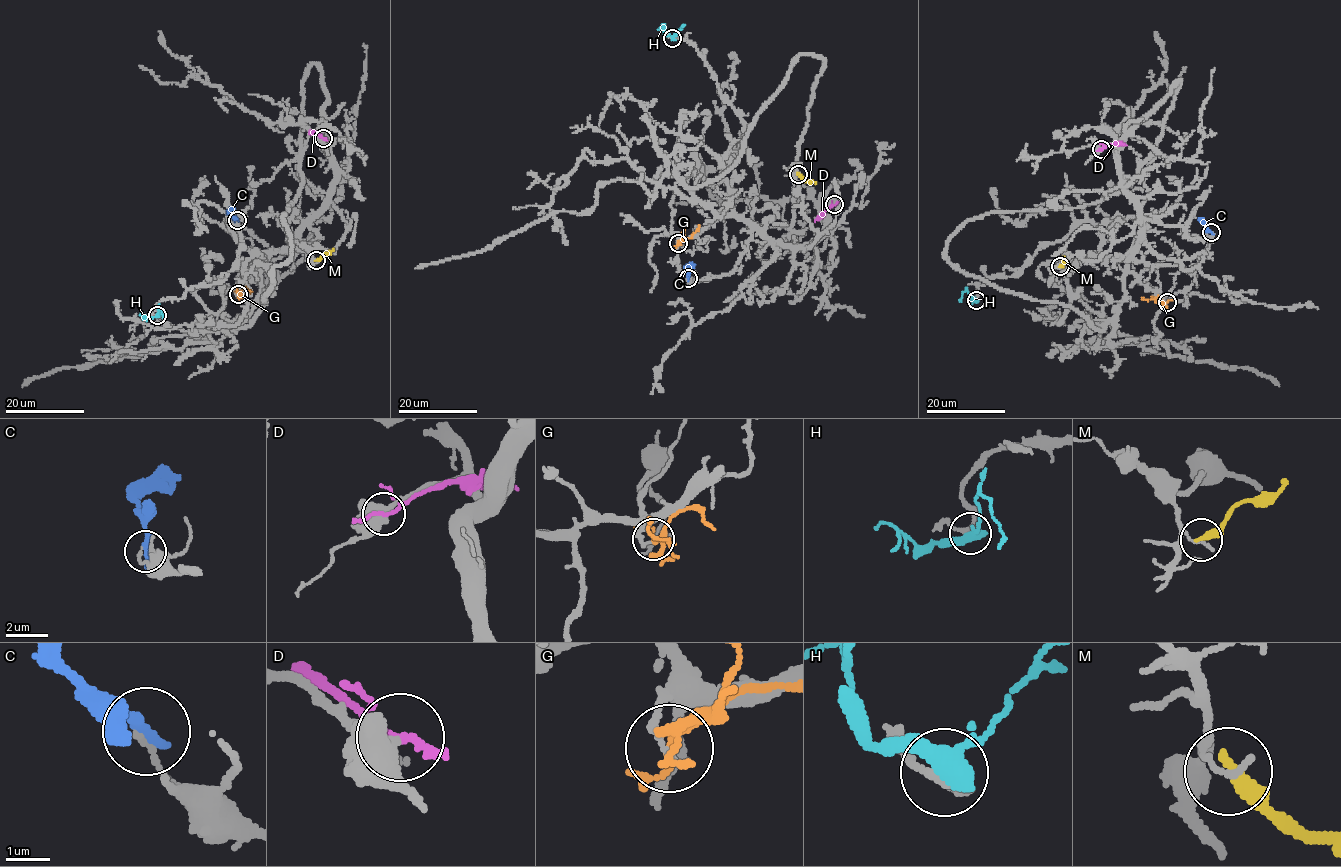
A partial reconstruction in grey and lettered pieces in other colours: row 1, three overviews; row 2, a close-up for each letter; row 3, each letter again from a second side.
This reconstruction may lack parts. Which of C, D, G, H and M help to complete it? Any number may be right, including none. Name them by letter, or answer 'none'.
none

